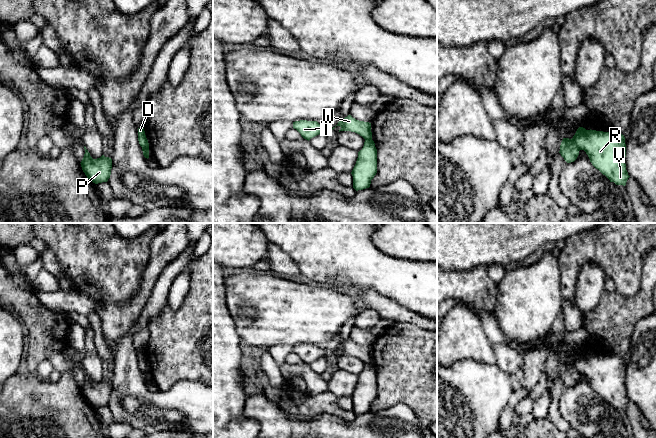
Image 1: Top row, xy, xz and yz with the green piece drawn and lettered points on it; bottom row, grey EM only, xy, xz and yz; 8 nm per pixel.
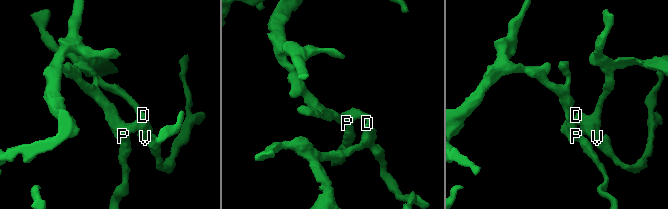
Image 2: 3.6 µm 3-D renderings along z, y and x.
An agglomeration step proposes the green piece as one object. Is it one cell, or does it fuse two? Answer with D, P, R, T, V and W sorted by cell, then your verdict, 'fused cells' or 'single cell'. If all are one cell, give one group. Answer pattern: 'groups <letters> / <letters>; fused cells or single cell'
groups D R V / P T W; fused cells

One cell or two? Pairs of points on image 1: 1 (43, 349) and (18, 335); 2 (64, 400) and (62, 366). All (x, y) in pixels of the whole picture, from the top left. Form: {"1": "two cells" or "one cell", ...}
{"1": "two cells", "2": "two cells"}

